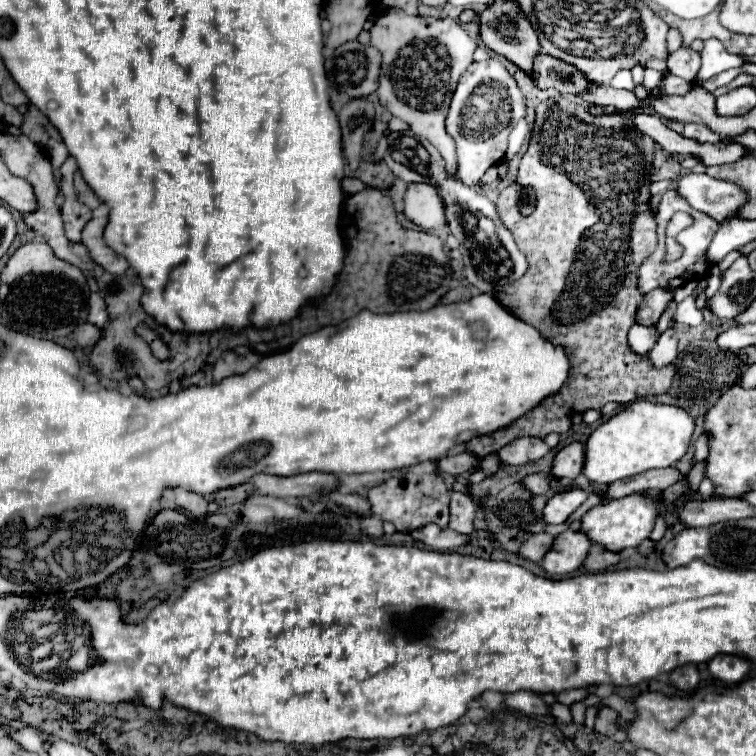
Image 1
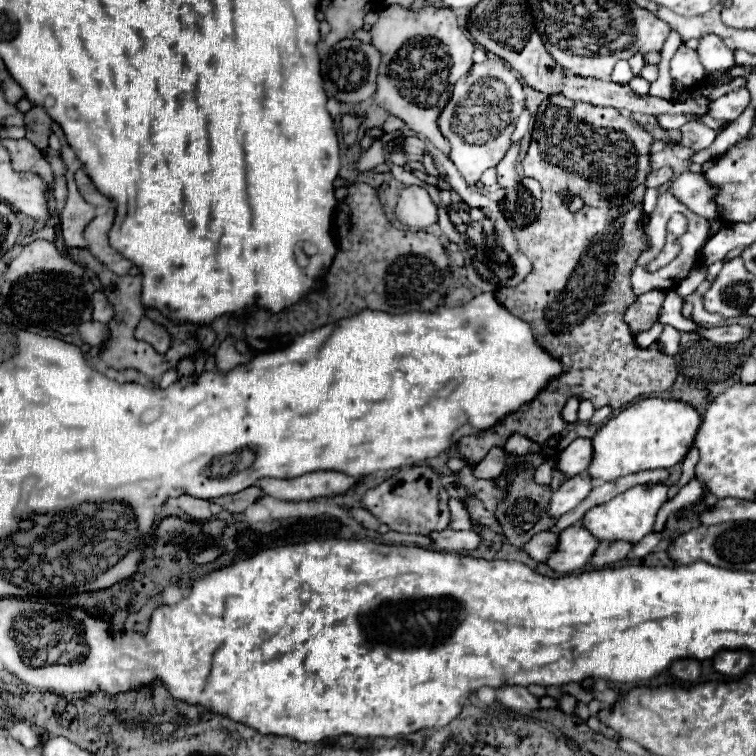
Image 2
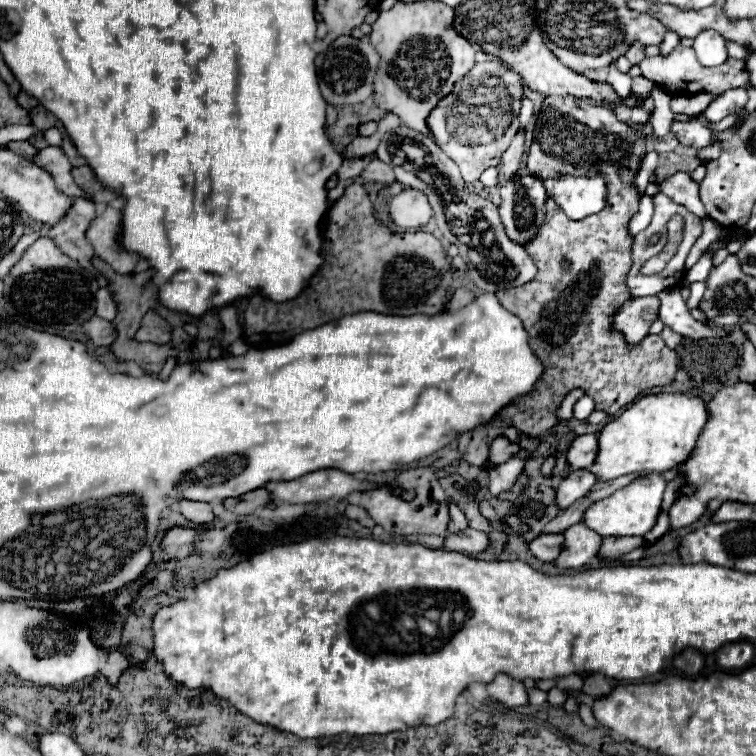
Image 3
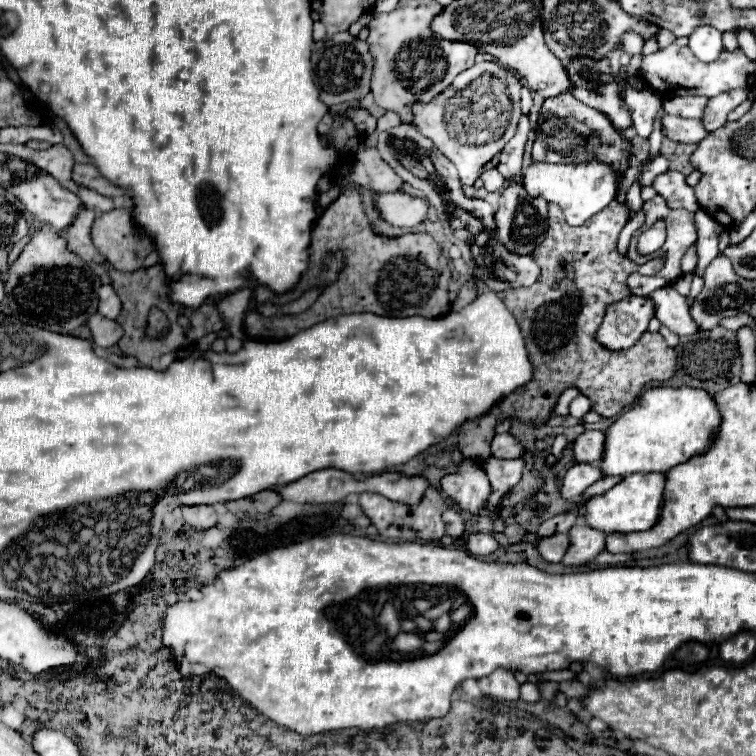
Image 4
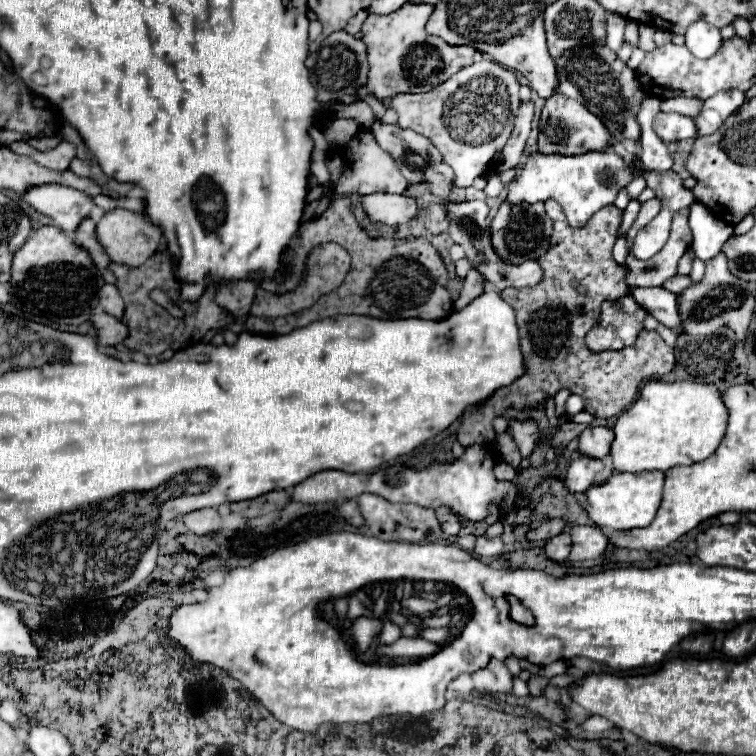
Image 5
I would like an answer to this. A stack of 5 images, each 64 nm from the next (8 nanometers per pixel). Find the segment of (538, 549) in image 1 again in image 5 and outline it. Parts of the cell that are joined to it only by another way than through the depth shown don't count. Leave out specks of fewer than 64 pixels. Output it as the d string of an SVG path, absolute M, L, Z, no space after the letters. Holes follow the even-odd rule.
M568 532L558 534L554 538L548 538L544 542L544 554L546 554L546 558L550 558L554 562L566 560L568 554L570 554L570 548L572 548L572 538L570 538Z

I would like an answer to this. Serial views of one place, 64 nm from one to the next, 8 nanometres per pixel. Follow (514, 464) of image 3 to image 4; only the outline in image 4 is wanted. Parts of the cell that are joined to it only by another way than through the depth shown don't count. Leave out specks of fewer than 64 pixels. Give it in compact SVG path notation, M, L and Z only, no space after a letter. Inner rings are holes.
M490 456L490 458L482 464L484 472L488 474L490 486L492 486L492 494L490 494L485 504L485 509L492 520L498 518L497 511L500 498L502 498L510 488L514 488L514 486L520 482L524 467L525 462L522 458L516 458L516 460L498 460L498 458Z

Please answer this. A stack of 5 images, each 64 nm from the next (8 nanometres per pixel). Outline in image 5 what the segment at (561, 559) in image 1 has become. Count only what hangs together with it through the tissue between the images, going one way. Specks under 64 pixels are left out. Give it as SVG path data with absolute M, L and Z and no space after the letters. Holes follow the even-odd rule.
M572 526L572 550L568 554L568 562L580 562L580 560L592 560L606 552L608 538L602 534L600 528L594 526Z

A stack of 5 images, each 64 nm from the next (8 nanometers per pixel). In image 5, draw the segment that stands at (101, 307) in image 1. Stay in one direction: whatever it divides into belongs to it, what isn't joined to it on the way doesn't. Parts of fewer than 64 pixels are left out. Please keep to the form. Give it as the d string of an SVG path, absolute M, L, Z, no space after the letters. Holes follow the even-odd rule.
M104 284L98 292L98 298L100 298L100 306L106 314L110 314L114 318L122 318L124 300L122 300L122 296L114 284Z

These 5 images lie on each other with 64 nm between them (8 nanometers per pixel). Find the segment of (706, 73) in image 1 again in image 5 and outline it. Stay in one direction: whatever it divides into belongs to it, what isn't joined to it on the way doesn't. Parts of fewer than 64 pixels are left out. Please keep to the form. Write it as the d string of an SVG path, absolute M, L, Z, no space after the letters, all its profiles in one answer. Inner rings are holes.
M694 22L690 26L690 30L686 30L684 34L686 38L686 46L688 50L696 56L696 58L712 58L720 46L722 46L722 36L720 36L720 30L706 24L706 22Z

